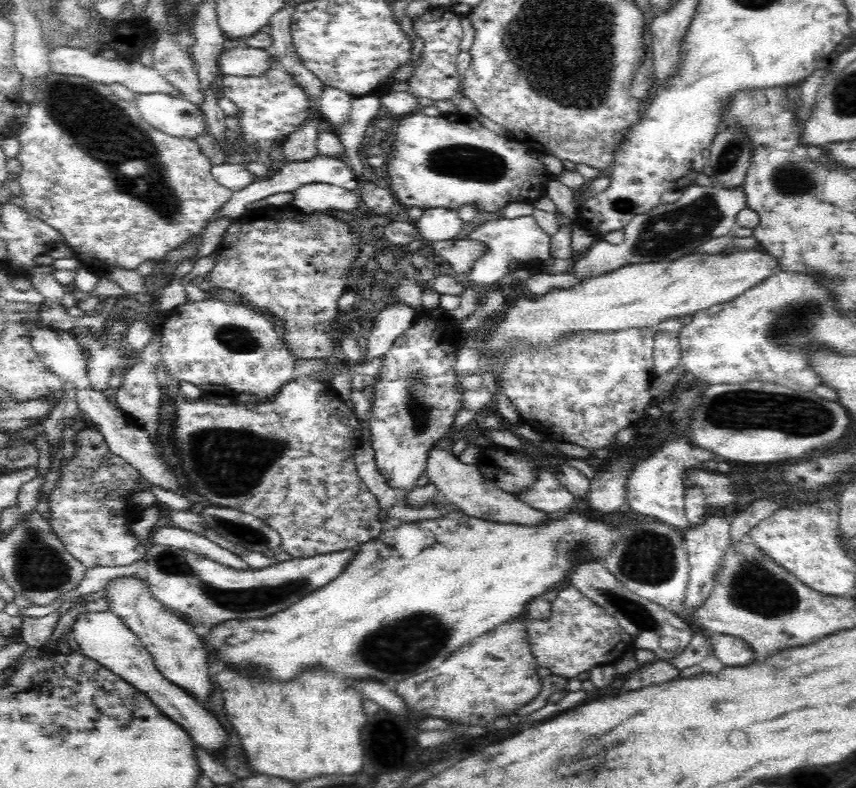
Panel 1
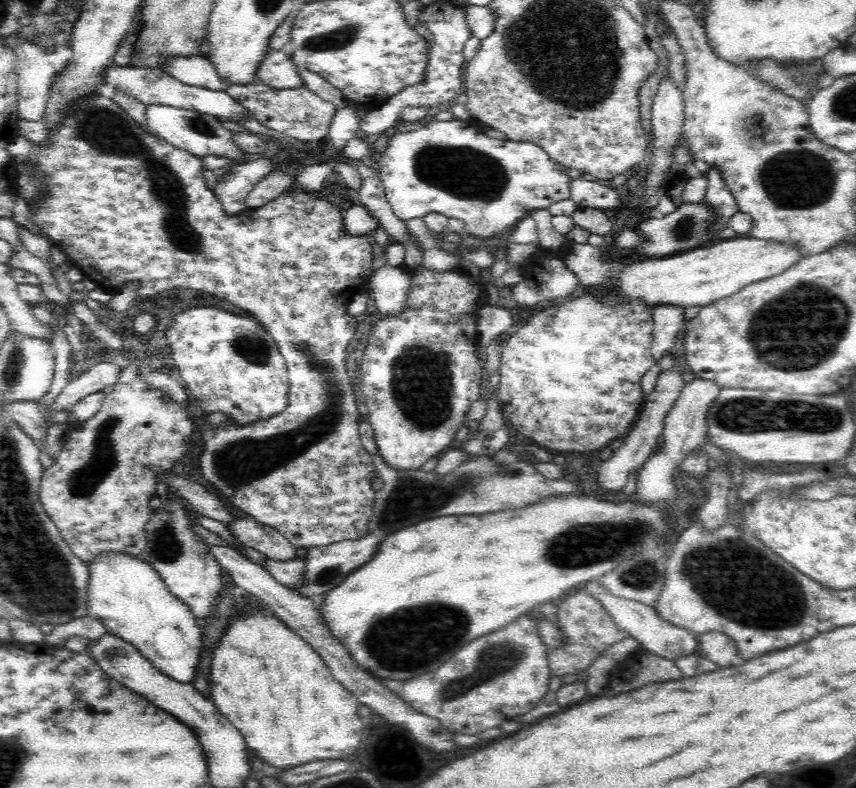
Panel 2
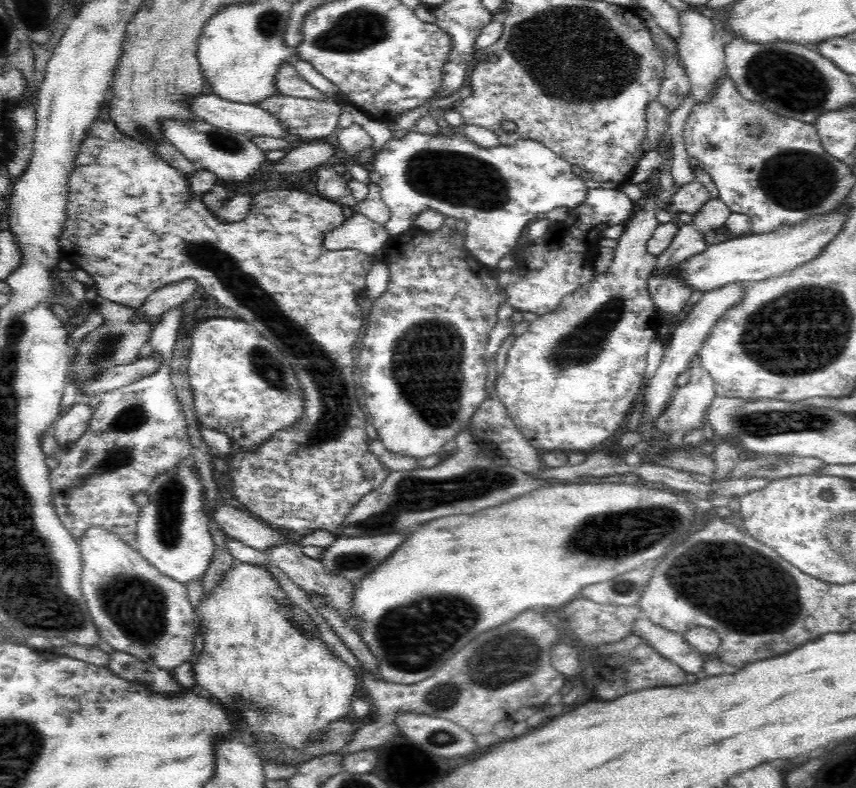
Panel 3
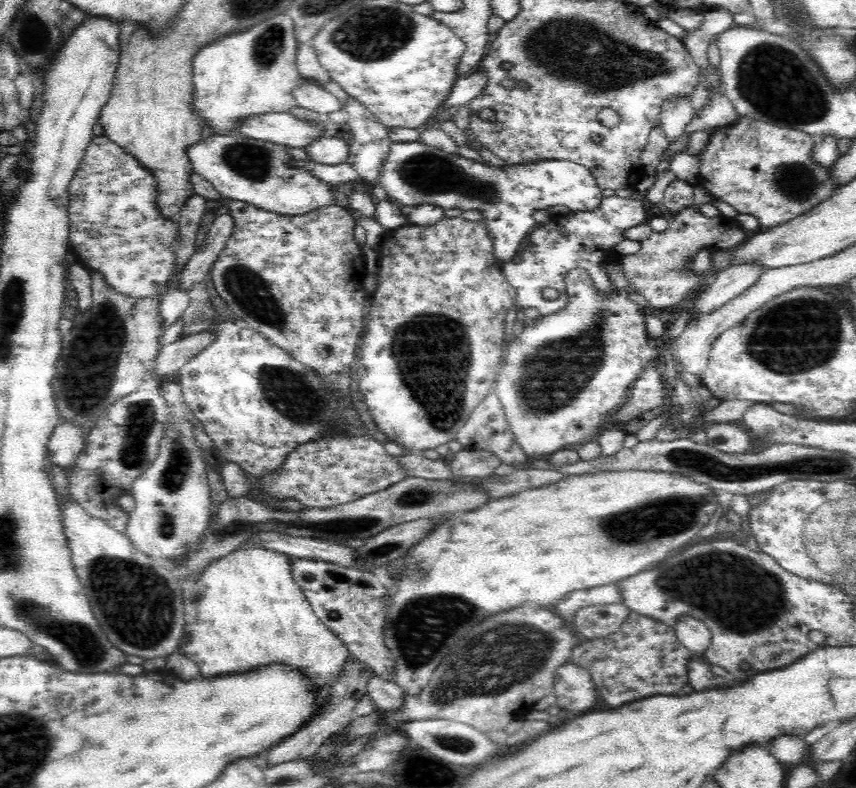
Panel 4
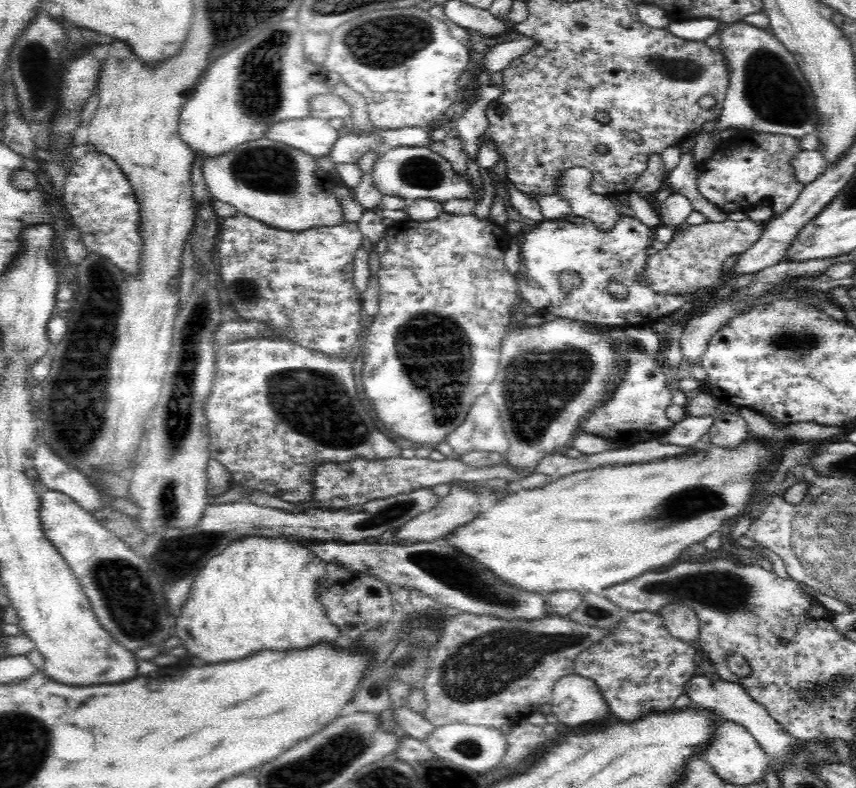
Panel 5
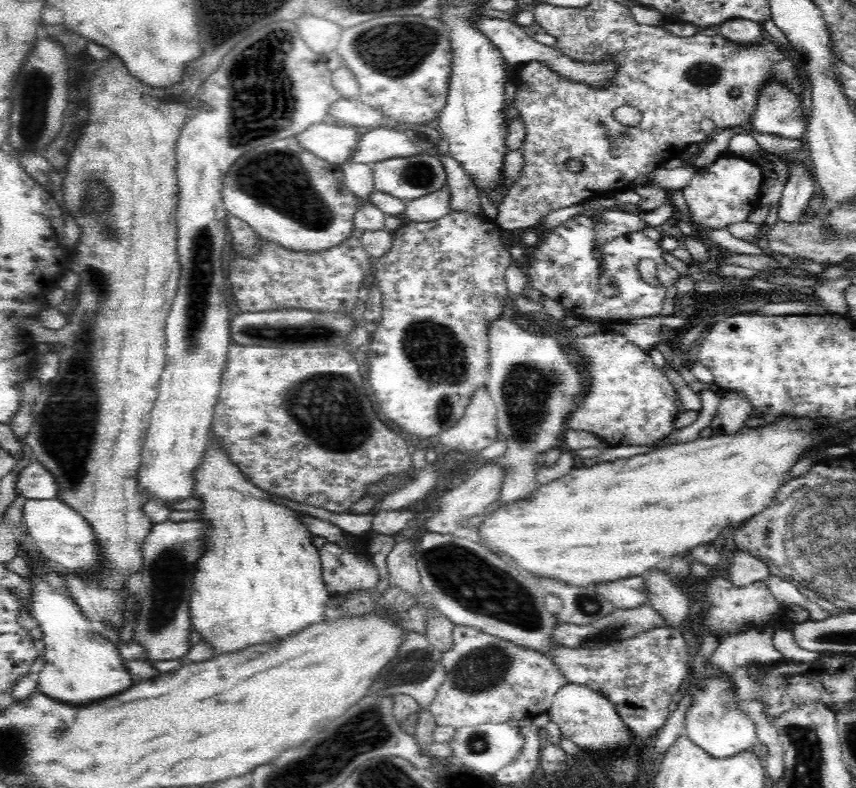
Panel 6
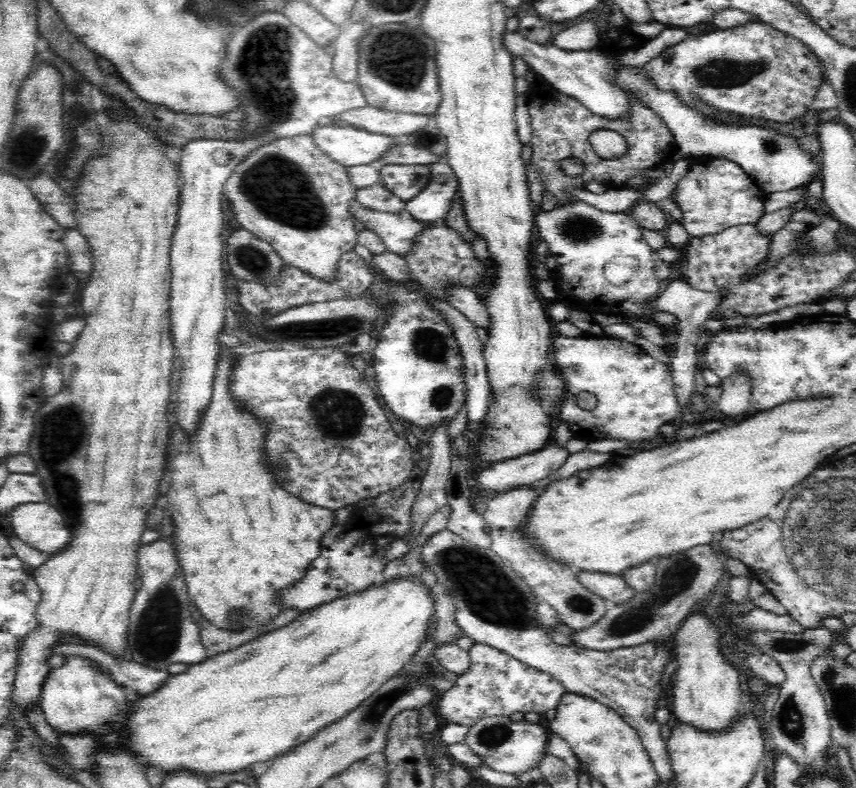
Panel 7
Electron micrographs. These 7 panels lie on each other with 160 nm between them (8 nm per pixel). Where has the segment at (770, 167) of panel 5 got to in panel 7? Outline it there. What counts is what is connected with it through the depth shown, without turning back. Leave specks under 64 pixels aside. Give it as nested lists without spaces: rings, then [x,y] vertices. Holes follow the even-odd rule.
[[[700,155],[693,162],[690,172],[678,181],[672,199],[682,211],[681,224],[694,237],[722,232],[739,224],[755,224],[764,212],[762,189],[738,164],[714,159],[710,155]]]

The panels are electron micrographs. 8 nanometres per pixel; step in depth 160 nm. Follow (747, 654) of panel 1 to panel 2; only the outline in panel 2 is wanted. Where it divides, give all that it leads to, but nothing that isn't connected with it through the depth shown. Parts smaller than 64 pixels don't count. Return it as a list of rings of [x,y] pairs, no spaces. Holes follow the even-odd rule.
[[[704,632],[697,635],[699,653],[720,666],[730,666],[732,660],[738,656],[738,648],[732,638],[723,632]]]

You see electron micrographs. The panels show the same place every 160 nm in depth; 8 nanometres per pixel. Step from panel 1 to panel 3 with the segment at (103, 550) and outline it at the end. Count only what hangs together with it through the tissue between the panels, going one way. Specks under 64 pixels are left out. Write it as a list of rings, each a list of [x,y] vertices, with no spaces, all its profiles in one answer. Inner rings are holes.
[[[181,305],[166,310],[151,332],[148,340],[153,348],[151,356],[162,361],[158,372],[132,385],[125,385],[102,394],[98,408],[93,410],[86,432],[76,442],[72,442],[67,448],[68,451],[61,455],[59,465],[51,470],[52,505],[62,524],[77,540],[84,536],[88,528],[99,526],[117,534],[126,544],[136,549],[136,518],[141,508],[134,502],[135,493],[146,492],[152,480],[156,480],[156,476],[190,459],[191,446],[186,416],[182,413],[182,406],[177,400],[175,387],[170,380],[172,352],[178,342],[179,332],[183,328],[183,314]]]

